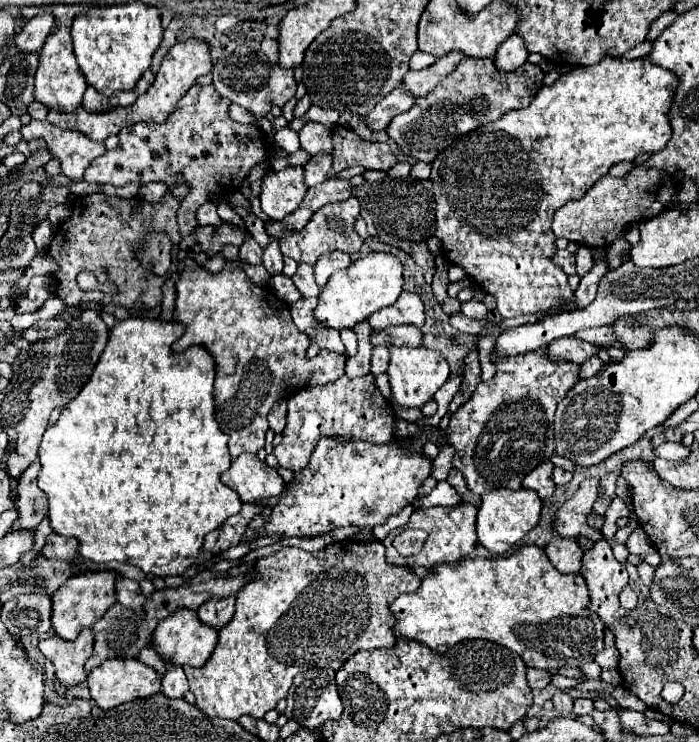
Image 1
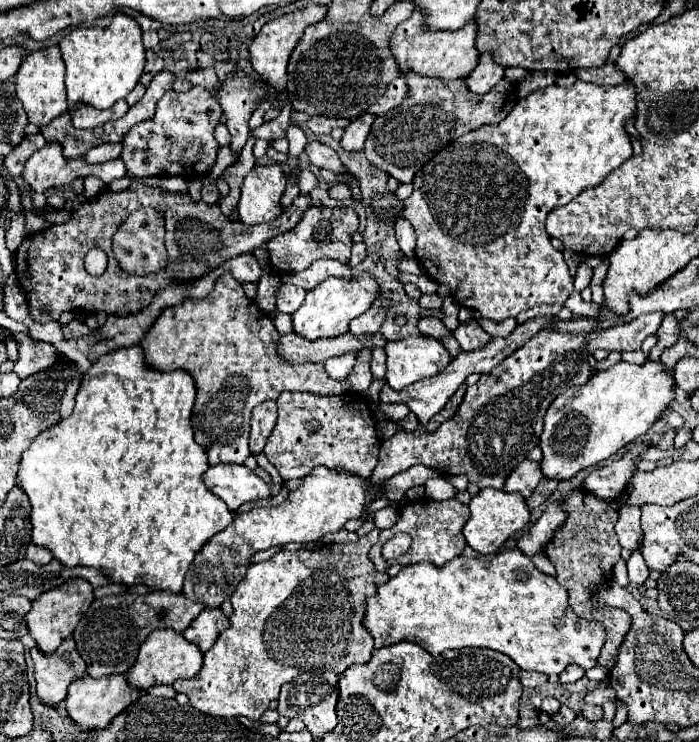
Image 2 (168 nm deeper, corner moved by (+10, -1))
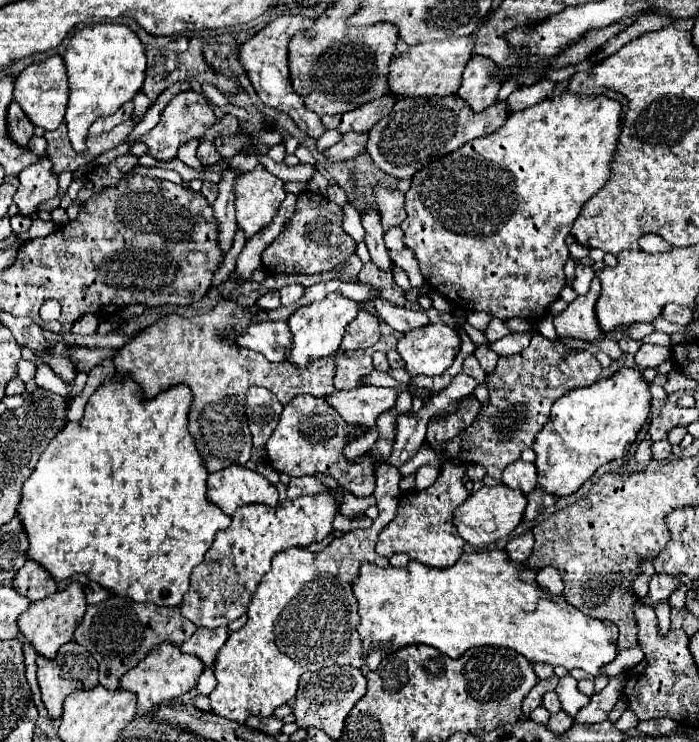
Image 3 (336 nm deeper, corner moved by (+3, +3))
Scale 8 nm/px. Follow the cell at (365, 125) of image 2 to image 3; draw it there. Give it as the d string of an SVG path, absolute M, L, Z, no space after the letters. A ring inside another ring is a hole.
M344 134L344 138L326 148L324 150L324 156L328 158L328 162L344 162L344 160L350 160L354 156L358 156L360 150L366 148L366 140L368 140L368 134Z

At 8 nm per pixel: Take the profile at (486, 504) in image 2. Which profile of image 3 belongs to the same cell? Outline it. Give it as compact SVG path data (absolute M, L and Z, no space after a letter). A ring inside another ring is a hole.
M504 484L488 488L482 486L478 492L472 492L462 506L454 512L454 526L464 542L482 548L486 544L492 544L504 536L508 536L522 520L526 508L526 496L520 490L512 490Z

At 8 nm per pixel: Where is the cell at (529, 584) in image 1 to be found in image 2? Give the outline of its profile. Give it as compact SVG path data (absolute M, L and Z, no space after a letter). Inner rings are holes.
M517 548L503 550L491 560L459 556L441 568L429 562L405 566L395 578L389 578L385 586L377 586L375 596L367 598L365 626L375 638L375 648L407 640L419 644L429 654L439 656L443 650L481 646L507 654L523 670L543 674L561 674L569 664L579 664L585 670L593 668L605 642L603 626L579 618L567 604L565 586L553 576L539 572L531 558Z

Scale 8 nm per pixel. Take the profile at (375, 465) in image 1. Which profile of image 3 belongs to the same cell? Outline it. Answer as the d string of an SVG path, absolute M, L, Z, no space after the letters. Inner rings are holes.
M332 494L300 496L278 504L276 514L264 504L246 504L232 514L232 524L216 534L212 548L200 566L190 576L190 590L180 602L184 618L194 622L198 628L214 630L228 626L246 614L252 594L260 578L270 570L270 560L288 548L306 548L312 542L322 542L332 532L332 520L338 512Z

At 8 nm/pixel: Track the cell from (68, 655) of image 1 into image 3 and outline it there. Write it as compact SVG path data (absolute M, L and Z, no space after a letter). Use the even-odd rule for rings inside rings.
M68 642L58 650L58 656L54 660L48 660L44 656L36 658L38 664L38 686L42 692L42 702L48 710L48 716L52 720L60 718L62 714L62 702L66 700L66 696L80 692L80 690L88 690L88 688L96 688L98 686L98 664L96 660L90 656L88 650L84 650L84 646L76 644L76 642Z

